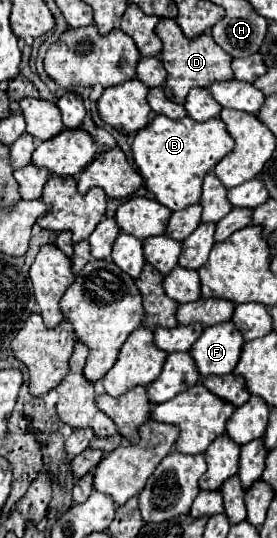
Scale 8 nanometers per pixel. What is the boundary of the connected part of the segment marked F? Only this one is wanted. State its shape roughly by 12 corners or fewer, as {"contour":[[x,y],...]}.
{"contour":[[232,321],[202,331],[190,353],[202,377],[230,373],[244,345]]}

